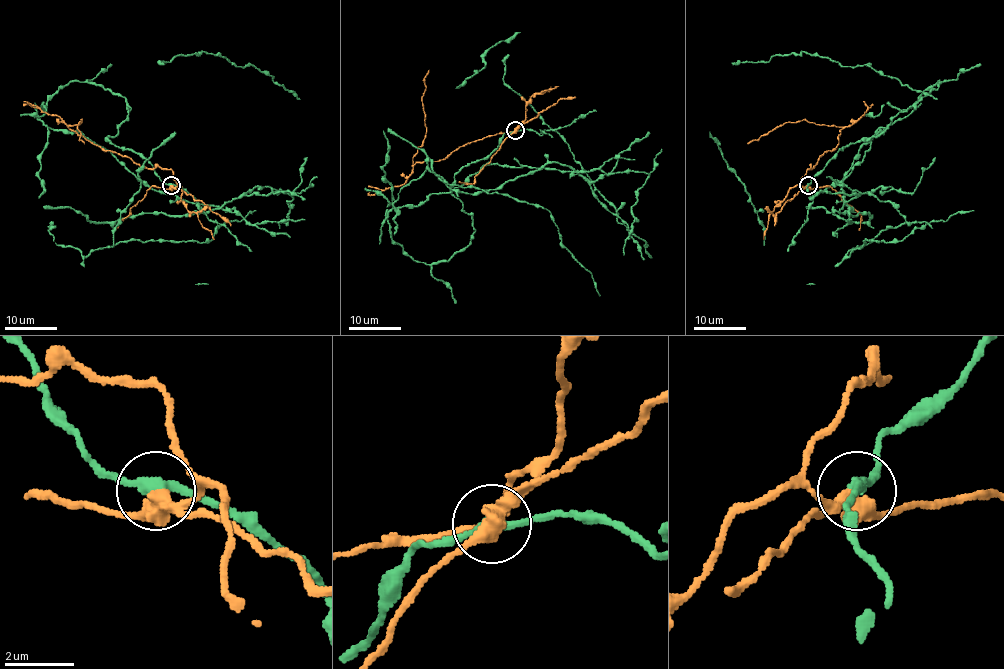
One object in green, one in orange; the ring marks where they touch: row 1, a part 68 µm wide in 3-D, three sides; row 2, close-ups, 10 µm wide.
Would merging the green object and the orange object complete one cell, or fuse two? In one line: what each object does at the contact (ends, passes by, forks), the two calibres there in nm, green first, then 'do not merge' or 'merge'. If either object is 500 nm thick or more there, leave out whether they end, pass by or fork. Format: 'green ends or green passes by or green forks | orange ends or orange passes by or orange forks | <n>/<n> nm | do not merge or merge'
green passes by | orange passes by | 280/440 nm | do not merge

